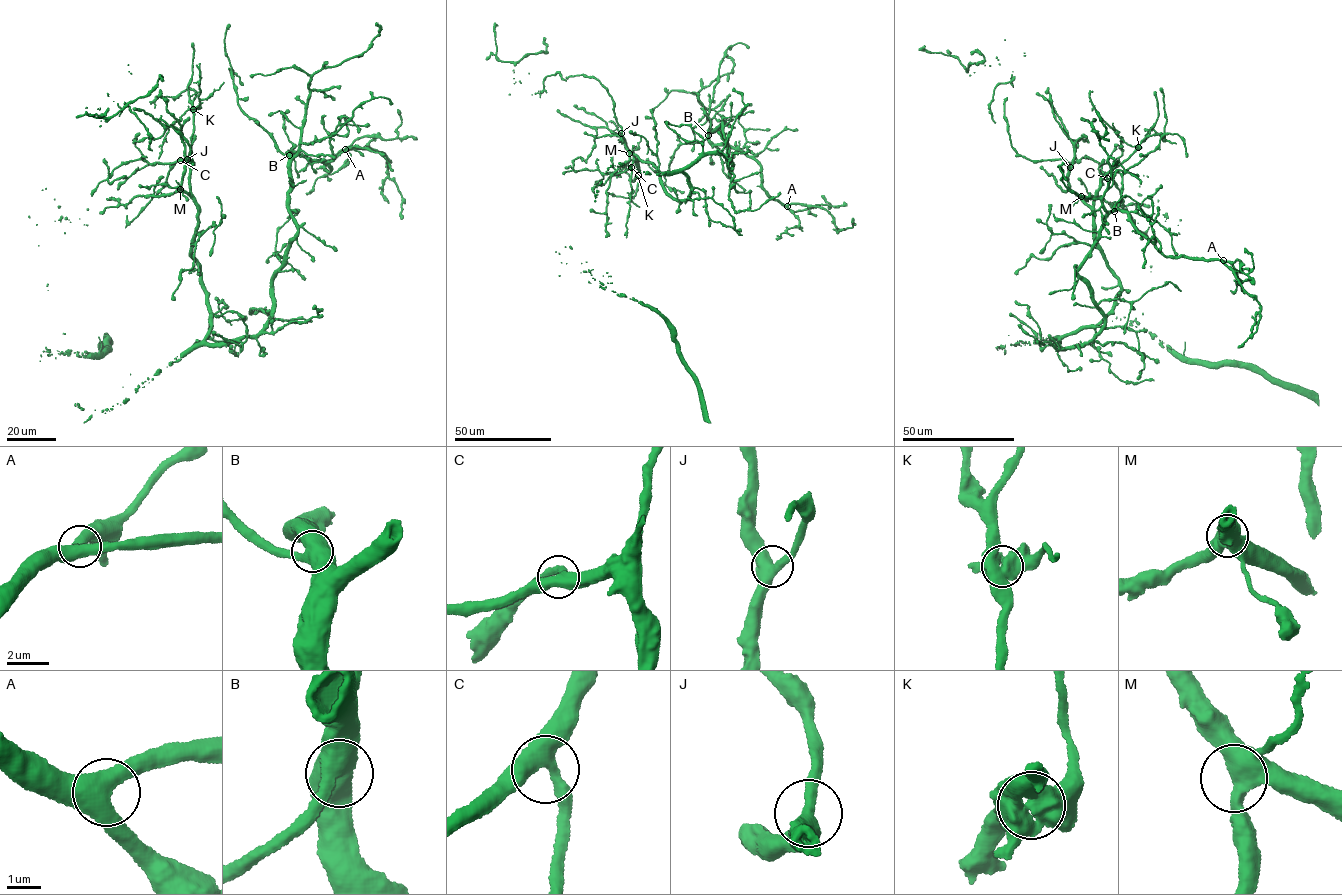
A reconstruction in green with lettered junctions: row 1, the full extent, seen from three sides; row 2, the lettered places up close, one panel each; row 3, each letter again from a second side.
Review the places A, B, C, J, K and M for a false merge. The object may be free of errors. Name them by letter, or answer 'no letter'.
K

